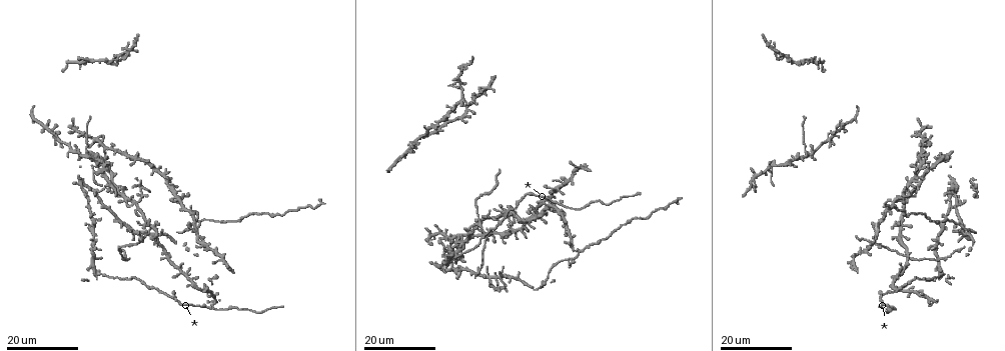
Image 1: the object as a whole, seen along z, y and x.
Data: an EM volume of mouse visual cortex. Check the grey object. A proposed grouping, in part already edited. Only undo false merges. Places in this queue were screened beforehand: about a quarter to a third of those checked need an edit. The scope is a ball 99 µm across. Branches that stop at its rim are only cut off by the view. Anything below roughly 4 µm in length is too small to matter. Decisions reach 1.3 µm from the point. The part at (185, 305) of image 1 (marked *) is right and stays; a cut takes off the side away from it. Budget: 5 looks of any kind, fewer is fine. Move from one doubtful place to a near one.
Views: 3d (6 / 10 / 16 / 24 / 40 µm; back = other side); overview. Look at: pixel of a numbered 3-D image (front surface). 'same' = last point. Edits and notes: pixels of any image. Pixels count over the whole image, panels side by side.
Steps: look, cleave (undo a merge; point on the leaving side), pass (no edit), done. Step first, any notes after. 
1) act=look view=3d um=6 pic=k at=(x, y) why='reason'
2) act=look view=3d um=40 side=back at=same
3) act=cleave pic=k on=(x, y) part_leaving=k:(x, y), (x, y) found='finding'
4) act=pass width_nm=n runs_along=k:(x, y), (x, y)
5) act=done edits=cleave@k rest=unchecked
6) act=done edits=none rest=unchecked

act=look view=3d um=16 pic=1 at=(503, 214) why='four arms meet'

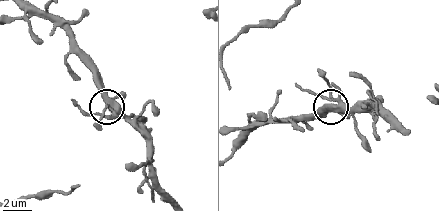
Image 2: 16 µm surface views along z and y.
act=look view=3d um=6 pic=2 at=(112, 110)

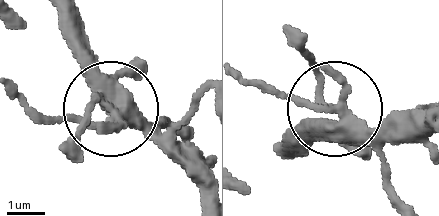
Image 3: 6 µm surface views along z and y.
act=pass arms=4 runs_along=3:(206, 197), (123, 117), (31, 121) found='continuous, no second neuron'

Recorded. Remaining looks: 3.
act=look view=3d um=24 pic=1 at=(804, 153)

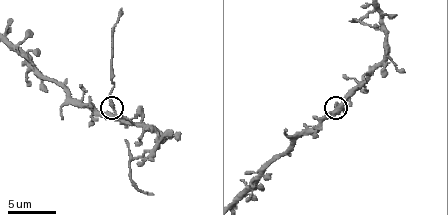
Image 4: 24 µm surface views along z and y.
act=look view=3d um=10 pic=4 at=(114, 107) why='closer look'

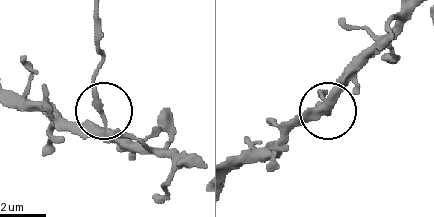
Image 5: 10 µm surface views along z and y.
act=cleave pic=5 on=(95, 90) side_arm_um=27 part_leaving=5:(105, 118), (93, 86), (103, 57), (99, 17) found='a second neuron is stuck on'

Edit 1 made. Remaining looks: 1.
act=done edits=cleave@5 rest=unchecked

